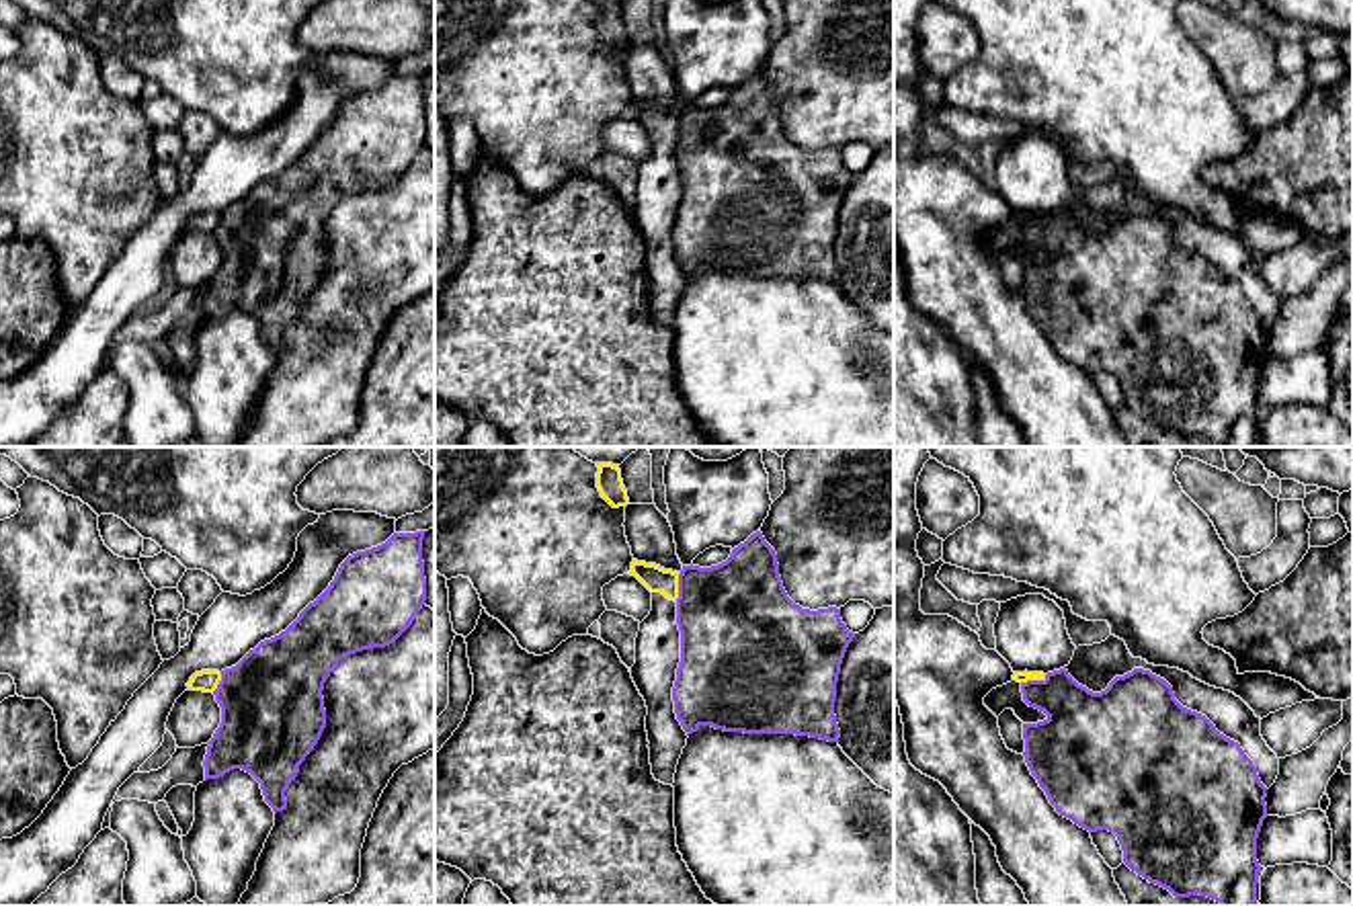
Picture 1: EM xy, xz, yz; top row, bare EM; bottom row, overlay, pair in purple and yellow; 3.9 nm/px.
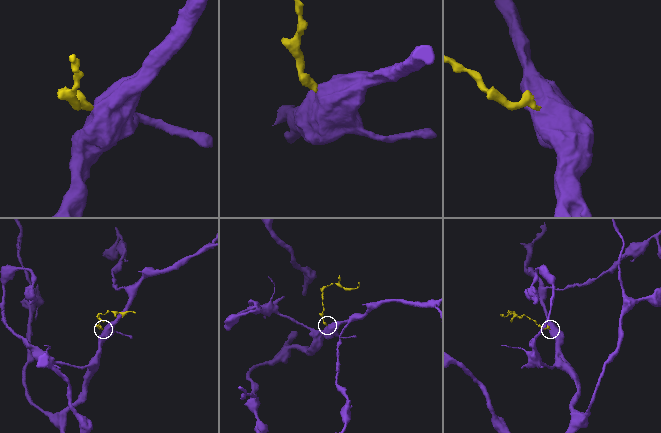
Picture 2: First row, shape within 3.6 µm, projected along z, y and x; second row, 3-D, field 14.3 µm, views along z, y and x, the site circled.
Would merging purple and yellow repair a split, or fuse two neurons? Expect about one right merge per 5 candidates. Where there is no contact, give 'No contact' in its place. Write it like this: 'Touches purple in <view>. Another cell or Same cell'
Touches purple in yz. Another cell

